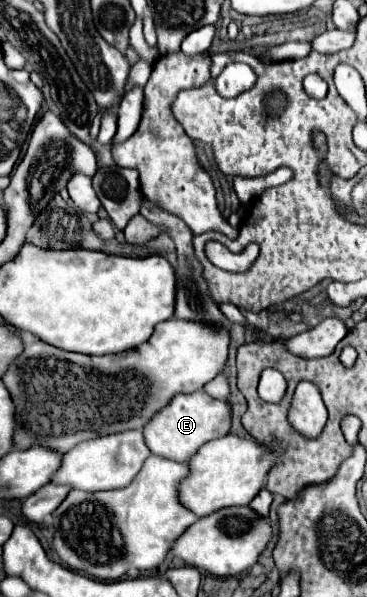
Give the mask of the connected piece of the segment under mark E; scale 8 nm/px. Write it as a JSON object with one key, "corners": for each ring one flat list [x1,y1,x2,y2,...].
{"corners":[[197,391,189,395,175,395,173,401,149,421,143,433,151,453,183,463,189,461,201,445,227,435,229,429,231,429,231,407,225,401,213,399,205,391]]}

